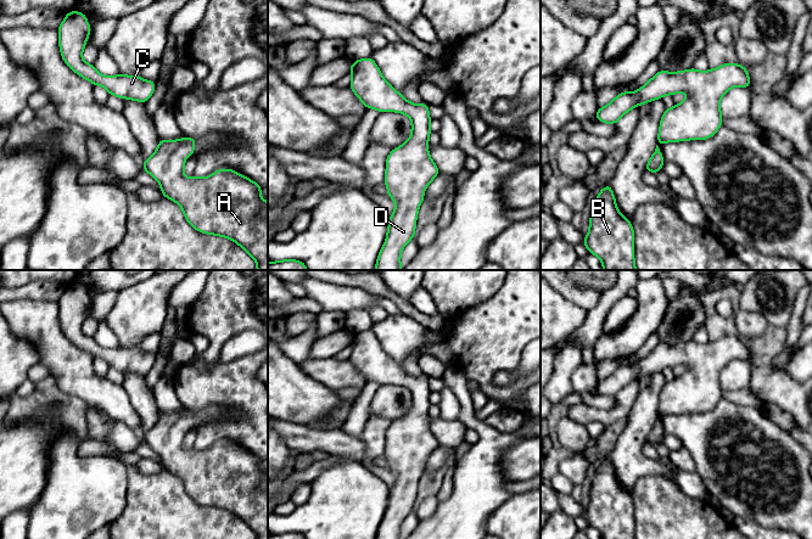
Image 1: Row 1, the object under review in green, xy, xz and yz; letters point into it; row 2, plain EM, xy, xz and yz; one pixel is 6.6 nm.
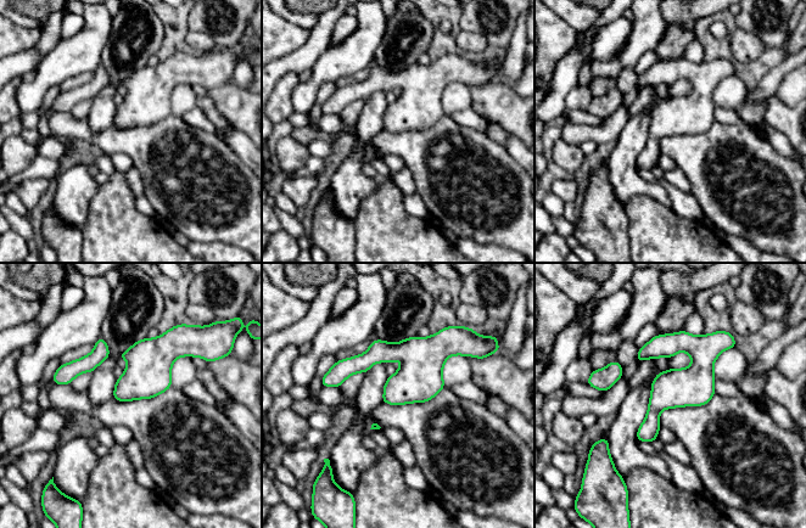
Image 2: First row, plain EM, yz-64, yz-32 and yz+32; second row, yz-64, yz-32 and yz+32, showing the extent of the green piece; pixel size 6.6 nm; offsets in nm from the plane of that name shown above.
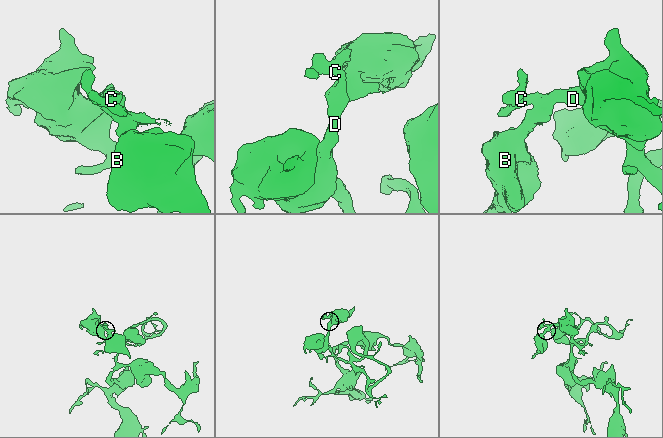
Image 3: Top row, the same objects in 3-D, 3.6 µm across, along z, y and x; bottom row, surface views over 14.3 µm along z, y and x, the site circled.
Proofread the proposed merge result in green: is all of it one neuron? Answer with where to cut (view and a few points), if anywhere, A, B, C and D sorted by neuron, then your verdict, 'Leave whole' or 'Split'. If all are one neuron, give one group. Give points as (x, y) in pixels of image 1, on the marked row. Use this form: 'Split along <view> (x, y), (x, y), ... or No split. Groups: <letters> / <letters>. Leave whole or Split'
No split. Groups: A B C D. Leave whole

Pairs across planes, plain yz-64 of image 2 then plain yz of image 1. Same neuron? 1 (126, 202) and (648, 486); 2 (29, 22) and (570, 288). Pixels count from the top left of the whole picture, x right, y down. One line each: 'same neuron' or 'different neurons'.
1: same neuron
2: same neuron

